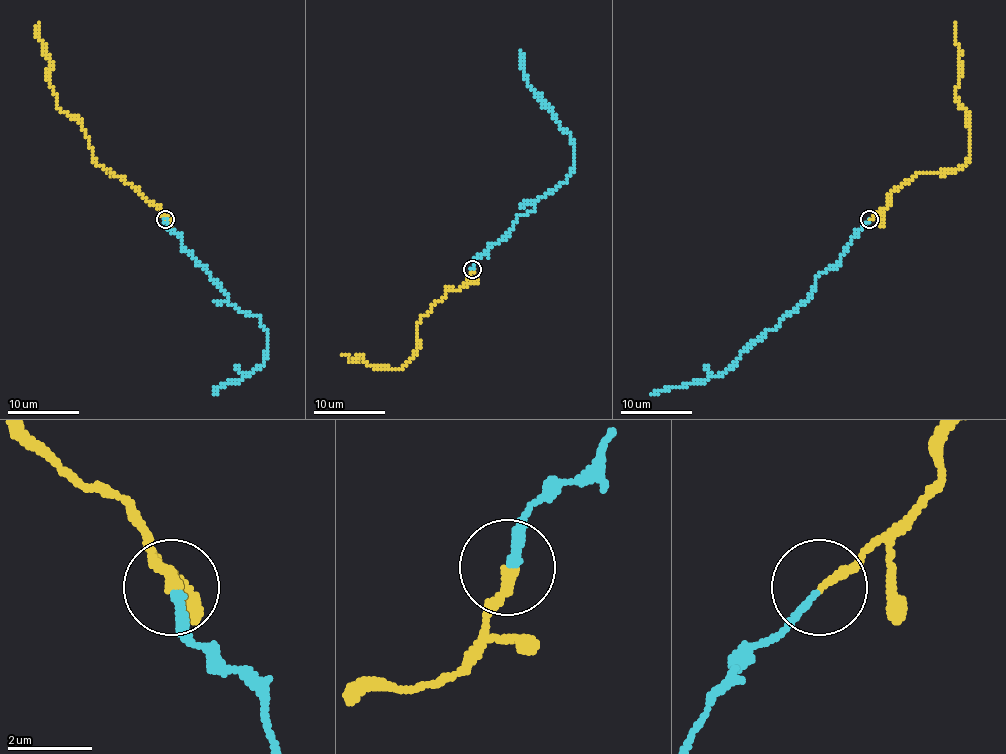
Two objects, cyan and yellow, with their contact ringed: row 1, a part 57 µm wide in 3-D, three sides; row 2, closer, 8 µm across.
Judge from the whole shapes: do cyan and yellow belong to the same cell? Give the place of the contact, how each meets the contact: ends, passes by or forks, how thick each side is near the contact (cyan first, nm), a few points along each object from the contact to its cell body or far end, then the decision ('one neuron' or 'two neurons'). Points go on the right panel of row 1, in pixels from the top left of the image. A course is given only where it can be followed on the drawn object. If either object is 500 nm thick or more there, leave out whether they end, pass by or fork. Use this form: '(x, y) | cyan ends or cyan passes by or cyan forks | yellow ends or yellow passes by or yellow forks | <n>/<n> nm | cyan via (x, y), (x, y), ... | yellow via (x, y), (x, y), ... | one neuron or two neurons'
(869, 219) | cyan ends | yellow ends | 170/200 nm | cyan via (870, 220), (850, 239), (840, 261), (814, 279), (811, 295), (757, 338), (720, 375), (650, 395) | yellow via (870, 220), (890, 195), (918, 173), (950, 173), (970, 155), (968, 114), (956, 93), (956, 23) | one neuron

